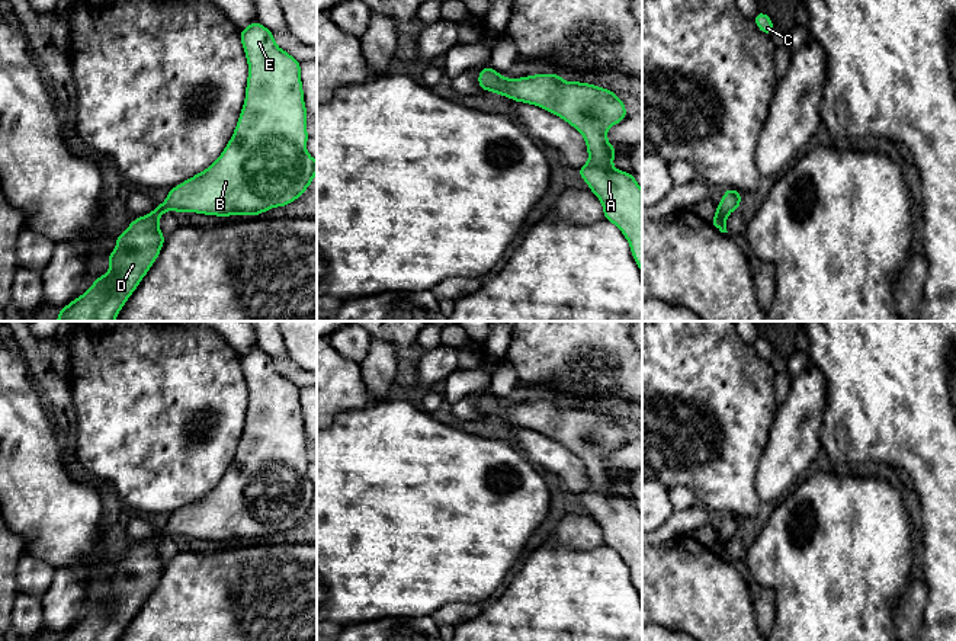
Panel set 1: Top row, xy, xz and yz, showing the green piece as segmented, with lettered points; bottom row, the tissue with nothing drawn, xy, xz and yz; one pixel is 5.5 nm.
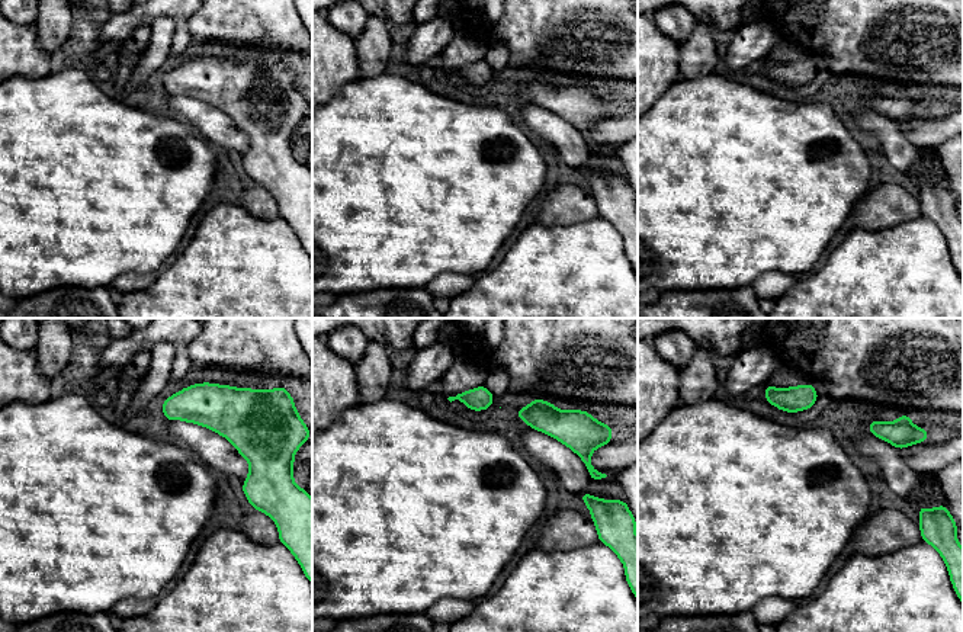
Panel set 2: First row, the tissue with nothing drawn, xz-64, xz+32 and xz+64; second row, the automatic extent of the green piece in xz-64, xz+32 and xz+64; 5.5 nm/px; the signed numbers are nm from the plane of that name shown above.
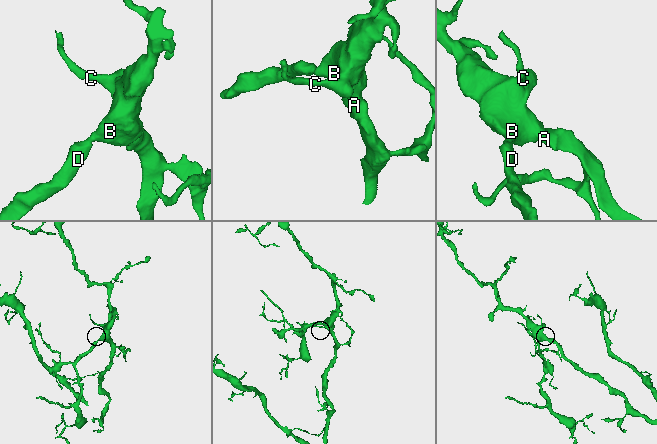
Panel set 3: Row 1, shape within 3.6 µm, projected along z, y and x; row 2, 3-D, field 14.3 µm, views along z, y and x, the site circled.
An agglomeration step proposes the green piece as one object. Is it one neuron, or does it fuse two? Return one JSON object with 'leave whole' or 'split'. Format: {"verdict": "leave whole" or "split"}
{"verdict": "leave whole"}

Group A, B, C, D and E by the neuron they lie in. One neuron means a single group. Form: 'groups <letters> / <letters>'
groups A B C D E

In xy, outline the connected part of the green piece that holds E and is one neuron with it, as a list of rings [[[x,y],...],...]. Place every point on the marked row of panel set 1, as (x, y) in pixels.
[[[259,20],[240,31],[240,41],[248,64],[246,97],[237,126],[224,151],[208,169],[169,189],[163,203],[154,206],[154,211],[148,215],[137,217],[121,235],[115,237],[116,249],[108,253],[109,270],[96,278],[83,295],[71,299],[70,304],[60,310],[55,321],[115,321],[128,298],[158,259],[166,240],[166,235],[158,228],[160,217],[164,212],[196,212],[215,217],[243,214],[257,217],[276,206],[283,208],[295,202],[314,182],[317,160],[307,153],[307,141],[309,138],[307,132],[308,112],[304,102],[301,63],[289,52],[280,49],[273,38],[273,32]]]

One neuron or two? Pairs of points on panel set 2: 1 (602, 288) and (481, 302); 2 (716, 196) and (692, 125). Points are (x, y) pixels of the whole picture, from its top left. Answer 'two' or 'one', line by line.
1: one
2: one

